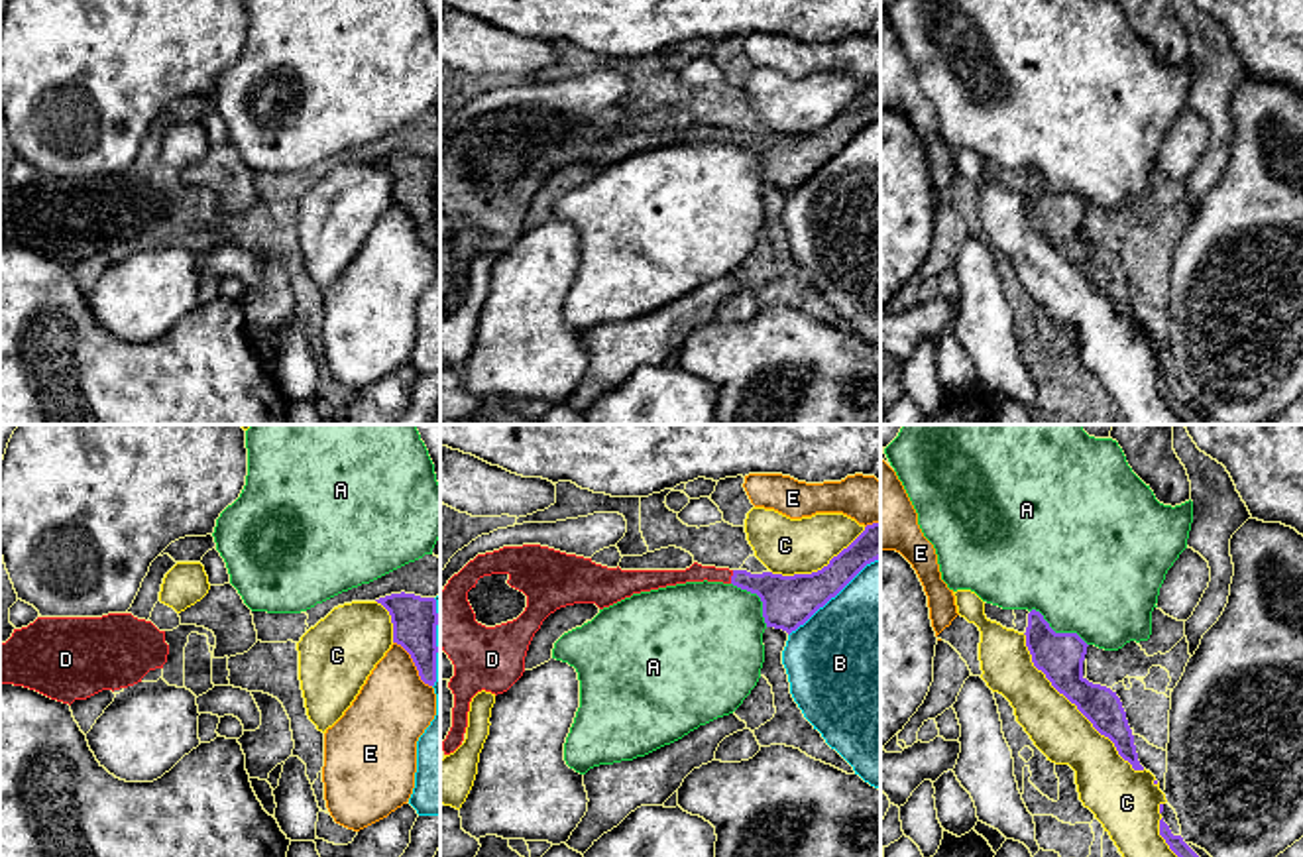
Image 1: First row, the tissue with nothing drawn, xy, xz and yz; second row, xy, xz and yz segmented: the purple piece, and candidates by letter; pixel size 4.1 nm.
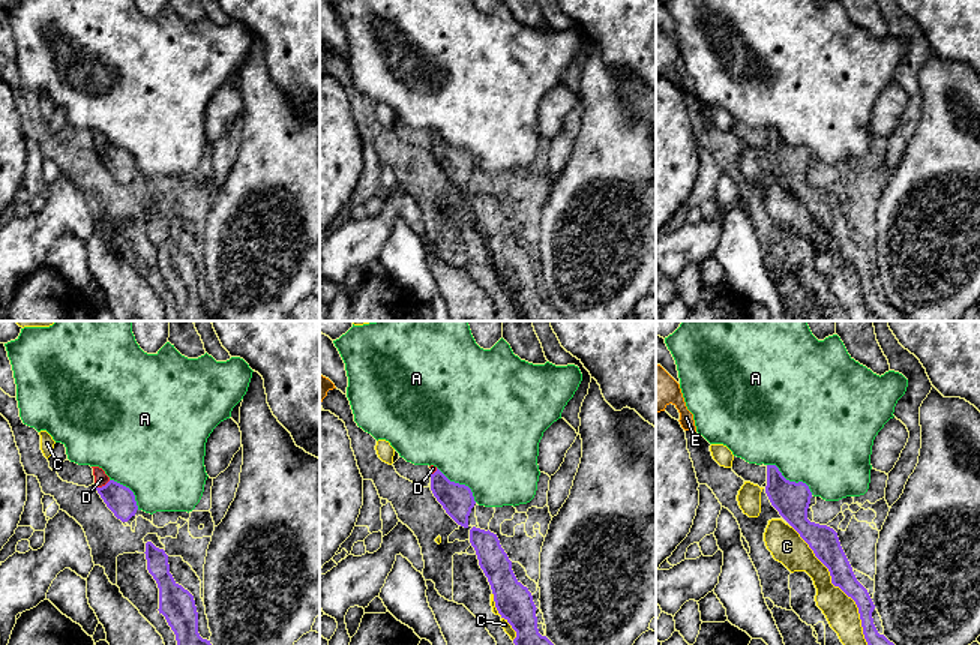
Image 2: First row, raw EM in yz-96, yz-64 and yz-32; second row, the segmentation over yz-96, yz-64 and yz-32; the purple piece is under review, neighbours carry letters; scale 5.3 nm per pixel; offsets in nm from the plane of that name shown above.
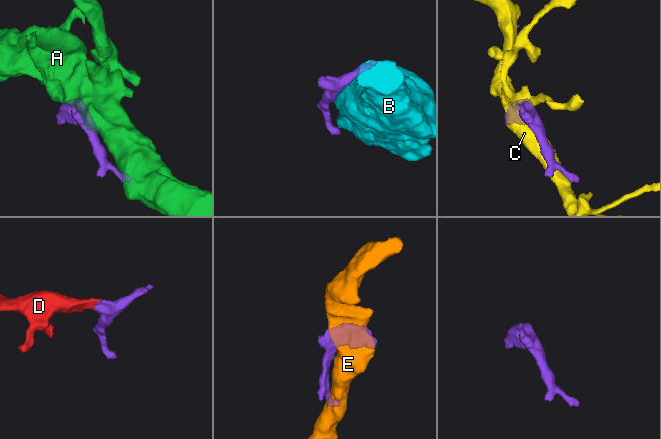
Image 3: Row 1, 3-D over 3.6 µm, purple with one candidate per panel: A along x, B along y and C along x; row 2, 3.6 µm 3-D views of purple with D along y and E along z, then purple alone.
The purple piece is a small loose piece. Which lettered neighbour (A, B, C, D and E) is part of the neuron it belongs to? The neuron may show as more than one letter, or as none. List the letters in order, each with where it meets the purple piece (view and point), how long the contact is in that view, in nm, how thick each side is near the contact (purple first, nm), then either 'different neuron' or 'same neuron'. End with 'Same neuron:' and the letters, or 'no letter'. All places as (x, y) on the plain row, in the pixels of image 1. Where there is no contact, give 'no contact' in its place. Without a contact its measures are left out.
A: meets purple in yz at (1058, 193); contact 280 nm long; 190 nm thick on the purple side, 460 nm on the other; different neuron
B: meets purple in xz at (834, 156); contact 500 nm long; 220 nm thick on the purple side, 500 nm on the other; different neuron
C: meets purple in yz at (1076, 264); contact 750 nm long; 190 nm thick on the purple side, 220 nm on the other; different neuron
D: meets purple in xz at (732, 136); contact 60 nm long; 200 nm thick on the purple side, 80 nm on the other; same neuron
E: meets purple in xy at (415, 225); contact 240 nm long; 180 nm thick on the purple side, 320 nm on the other; different neuron
Same neuron: D

